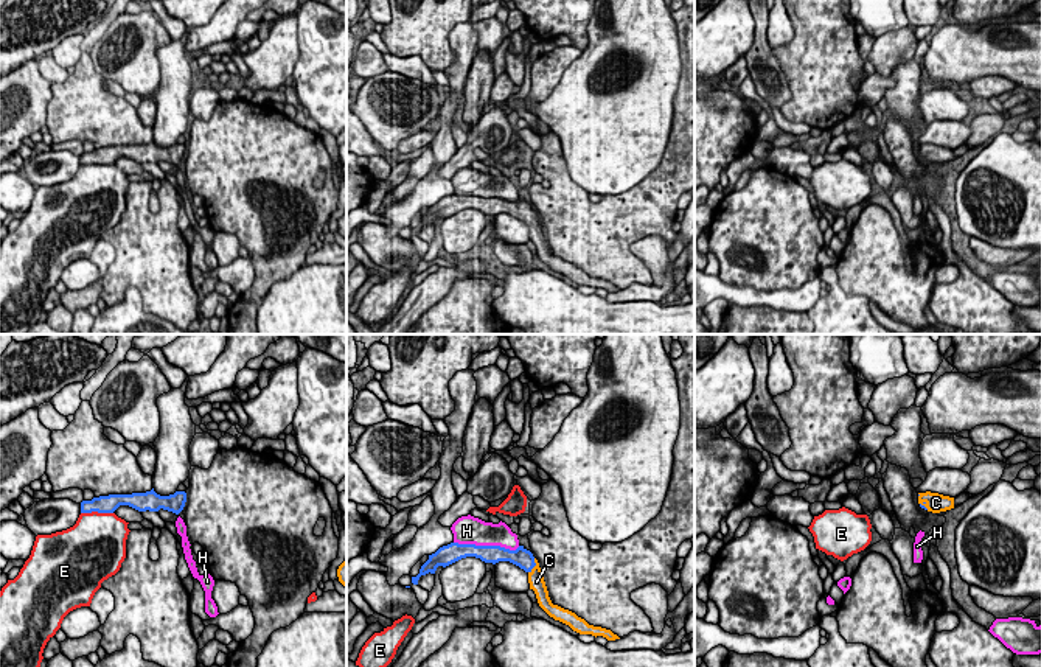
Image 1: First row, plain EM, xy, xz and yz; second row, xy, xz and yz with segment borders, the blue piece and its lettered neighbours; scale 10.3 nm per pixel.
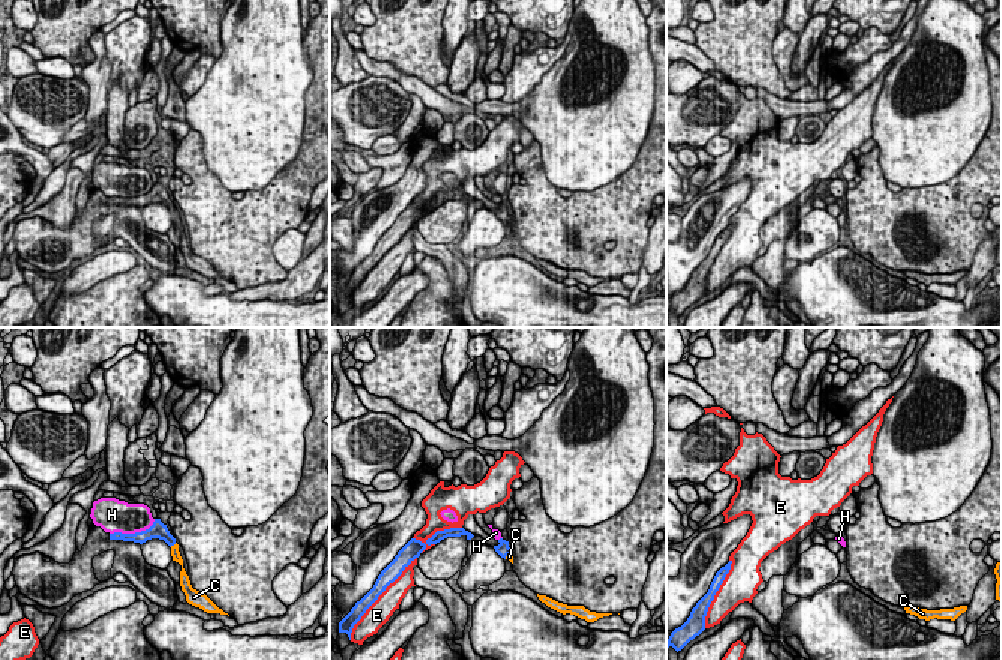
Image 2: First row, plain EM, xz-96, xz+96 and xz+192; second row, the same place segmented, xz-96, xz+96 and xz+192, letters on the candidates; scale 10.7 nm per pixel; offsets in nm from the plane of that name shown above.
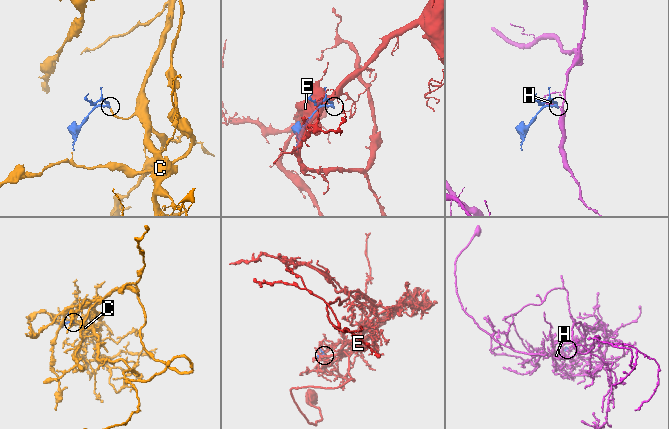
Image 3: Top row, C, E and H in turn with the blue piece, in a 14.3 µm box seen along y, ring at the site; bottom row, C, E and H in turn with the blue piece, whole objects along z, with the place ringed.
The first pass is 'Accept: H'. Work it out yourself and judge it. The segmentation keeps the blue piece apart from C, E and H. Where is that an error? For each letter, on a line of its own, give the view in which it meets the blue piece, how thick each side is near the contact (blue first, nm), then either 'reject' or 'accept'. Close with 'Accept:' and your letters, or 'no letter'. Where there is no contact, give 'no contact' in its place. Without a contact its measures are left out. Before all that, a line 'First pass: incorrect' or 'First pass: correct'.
First pass: incorrect
C: contact in xz; calibres 200 and 160 nm; accept
E: contact in xy; calibres 190 and 460 nm; reject
H: contact in xz; calibres 190 and 280 nm; reject
Accept: C

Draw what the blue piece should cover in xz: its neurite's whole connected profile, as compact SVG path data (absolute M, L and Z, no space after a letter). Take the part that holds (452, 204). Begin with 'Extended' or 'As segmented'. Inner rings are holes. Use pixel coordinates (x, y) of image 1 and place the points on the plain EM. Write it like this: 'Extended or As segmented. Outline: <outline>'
Extended. Outline: M451 194L440 199L435 205L429 207L429 211L421 218L420 225L412 229L412 235L418 236L421 227L435 225L438 218L449 218L461 210L475 208L485 215L510 213L528 225L530 241L534 243L539 258L555 272L569 277L573 283L580 286L603 288L608 292L620 291L611 281L589 277L584 271L578 269L575 264L553 257L544 233L542 222L538 211L524 197L516 202L510 202L500 197L475 197L475 196L458 196Z

